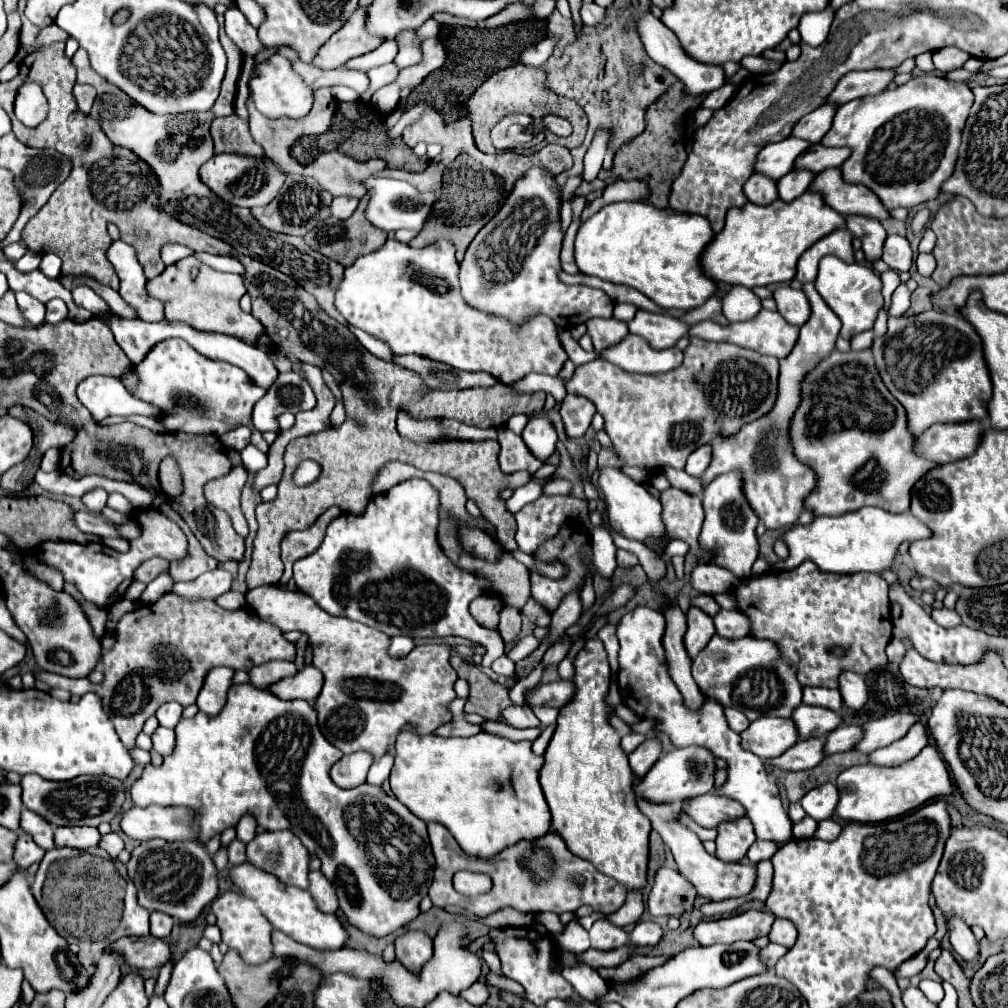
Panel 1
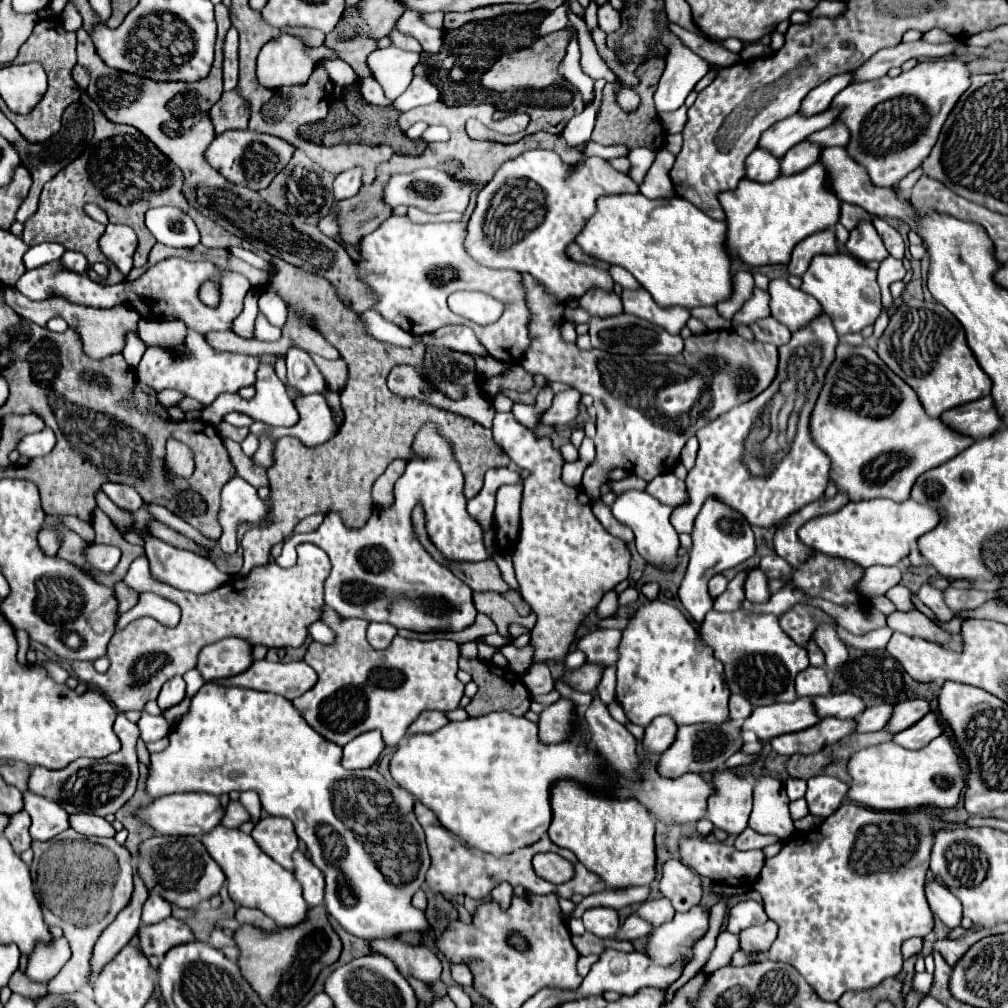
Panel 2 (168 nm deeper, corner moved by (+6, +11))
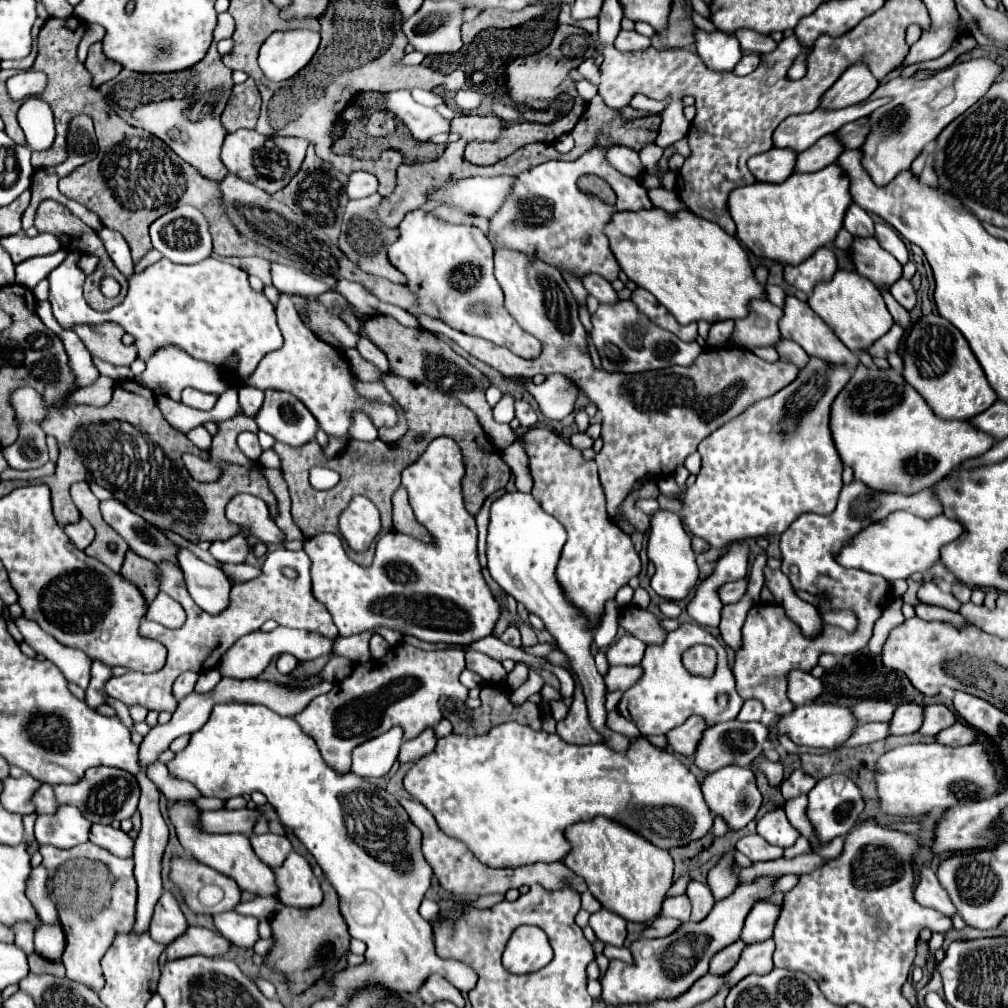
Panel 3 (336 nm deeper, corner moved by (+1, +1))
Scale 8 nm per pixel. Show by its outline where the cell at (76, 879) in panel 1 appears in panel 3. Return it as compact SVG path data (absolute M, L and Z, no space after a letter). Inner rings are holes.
M90 841L66 851L42 845L40 853L44 857L42 865L50 873L50 897L56 903L58 919L66 935L66 949L62 955L66 977L100 991L104 987L104 975L100 967L102 955L110 947L116 933L130 933L134 927L134 861L120 859Z

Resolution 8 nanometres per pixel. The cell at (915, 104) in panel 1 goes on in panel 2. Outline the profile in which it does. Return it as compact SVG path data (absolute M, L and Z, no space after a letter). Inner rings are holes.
M955 57L917 63L911 71L905 71L893 79L885 75L875 81L847 85L841 93L835 95L831 103L837 105L837 109L841 109L841 117L837 117L837 121L841 121L851 131L851 141L845 147L847 153L867 169L873 185L895 187L903 177L907 177L907 173L921 167L925 157L929 157L929 149L933 149L933 145L937 143L945 117L951 113L953 105L969 89L969 85L971 81L967 67L963 61Z

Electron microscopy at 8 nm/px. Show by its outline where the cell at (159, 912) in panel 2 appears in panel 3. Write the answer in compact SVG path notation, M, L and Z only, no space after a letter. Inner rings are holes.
M164 891L154 907L154 919L150 921L148 931L150 931L152 939L162 945L168 945L178 935L182 935L186 931L186 927L188 927L188 923L186 923L186 917L184 917L176 897L170 891Z

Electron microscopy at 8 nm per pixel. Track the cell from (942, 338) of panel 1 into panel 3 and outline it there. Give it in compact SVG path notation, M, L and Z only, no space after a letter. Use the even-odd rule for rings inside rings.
M928 315L914 323L904 341L902 359L904 379L926 399L940 419L972 419L998 399L964 335L940 315Z

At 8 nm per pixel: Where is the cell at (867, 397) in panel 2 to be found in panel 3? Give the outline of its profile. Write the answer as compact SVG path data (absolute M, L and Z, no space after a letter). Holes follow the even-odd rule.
M862 363L856 367L852 379L832 403L830 429L834 445L844 465L854 469L854 479L866 483L870 489L876 491L890 491L904 495L912 495L926 487L936 485L952 469L960 467L966 459L980 457L994 445L994 439L990 439L990 435L982 435L982 431L974 431L974 427L970 427L970 421L946 421L936 417L934 411L928 407L928 403L922 399L922 395L914 387L910 387L904 381L904 377L892 367L866 369Z

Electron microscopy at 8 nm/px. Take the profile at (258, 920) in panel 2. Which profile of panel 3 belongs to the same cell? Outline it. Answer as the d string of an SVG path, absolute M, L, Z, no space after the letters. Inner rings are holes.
M226 911L220 915L212 915L214 927L220 935L232 941L238 947L252 947L258 941L258 919L246 917L236 911Z

